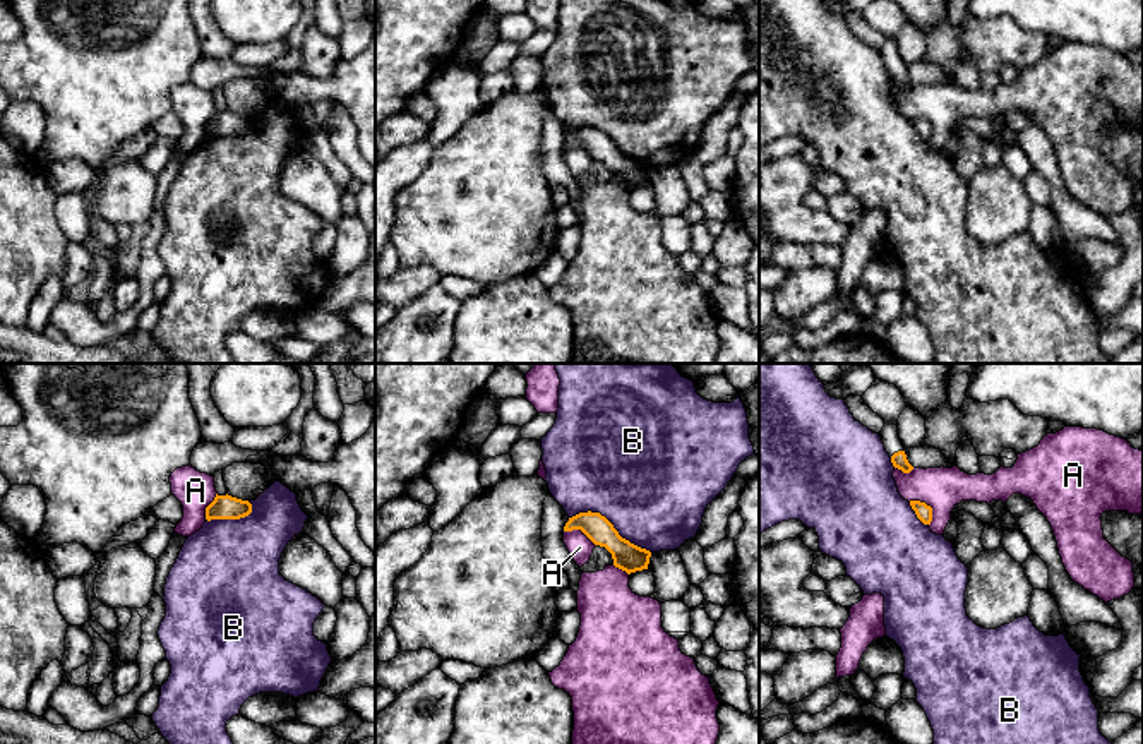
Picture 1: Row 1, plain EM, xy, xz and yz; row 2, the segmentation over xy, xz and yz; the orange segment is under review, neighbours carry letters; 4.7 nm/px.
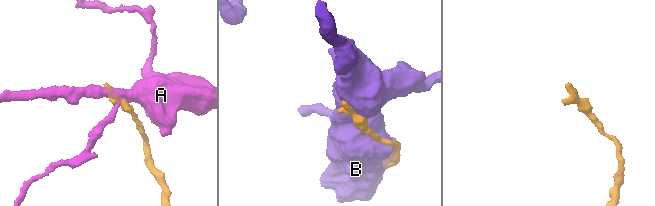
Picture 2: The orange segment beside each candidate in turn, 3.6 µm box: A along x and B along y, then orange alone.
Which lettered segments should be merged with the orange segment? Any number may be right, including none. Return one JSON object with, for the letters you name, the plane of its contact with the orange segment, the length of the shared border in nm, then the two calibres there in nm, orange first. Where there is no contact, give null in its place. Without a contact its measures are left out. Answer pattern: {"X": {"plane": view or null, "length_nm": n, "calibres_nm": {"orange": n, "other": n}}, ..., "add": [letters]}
{"add": []}

